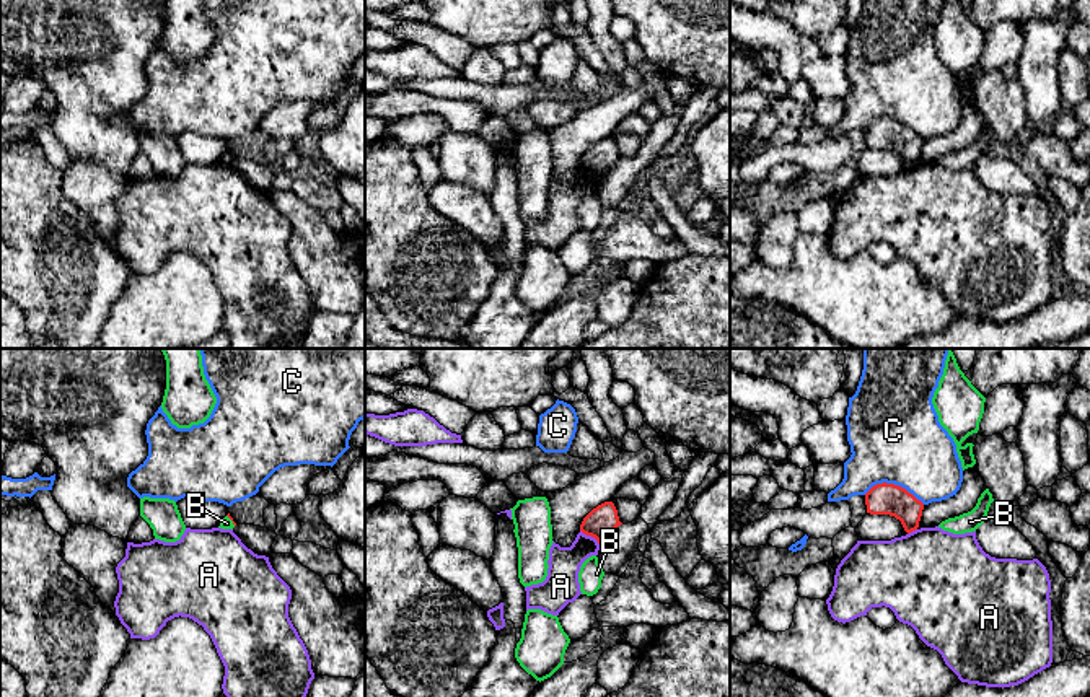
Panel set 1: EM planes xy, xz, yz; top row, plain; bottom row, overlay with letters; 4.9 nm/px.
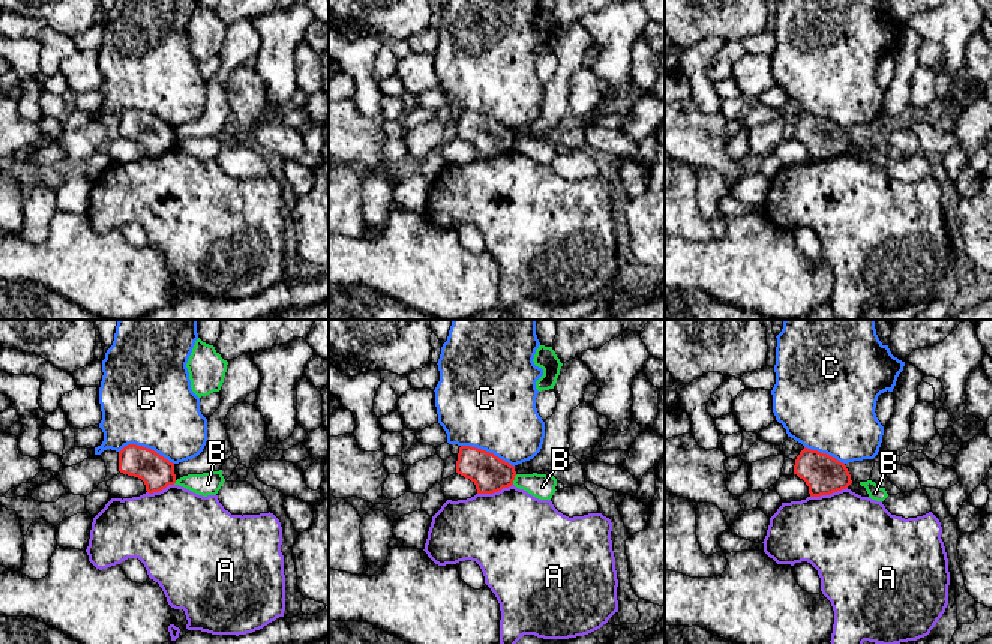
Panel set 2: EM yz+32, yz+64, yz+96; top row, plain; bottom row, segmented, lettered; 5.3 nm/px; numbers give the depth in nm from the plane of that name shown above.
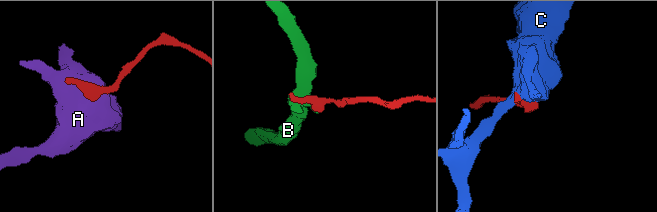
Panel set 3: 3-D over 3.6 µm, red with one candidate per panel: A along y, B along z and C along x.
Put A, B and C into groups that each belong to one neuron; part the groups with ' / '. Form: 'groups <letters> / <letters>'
groups A / B / C

